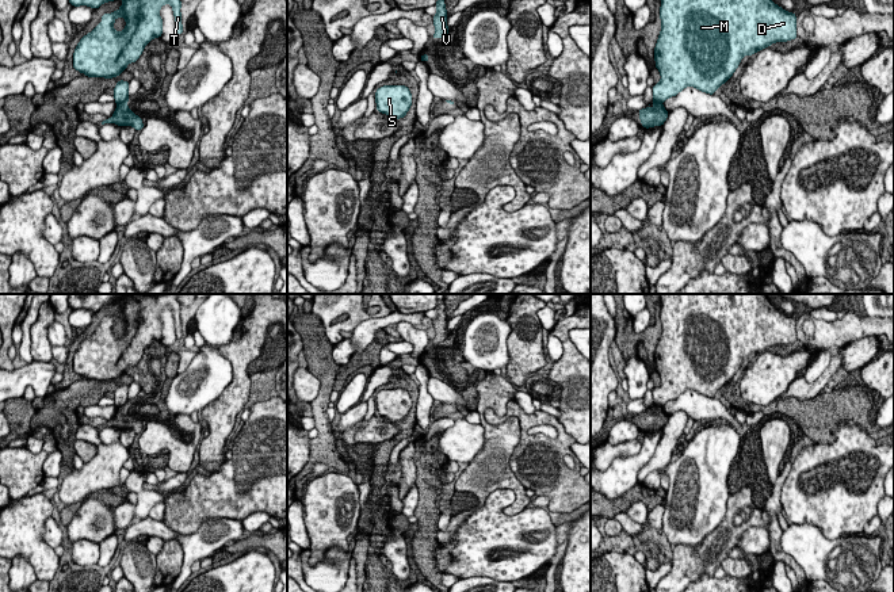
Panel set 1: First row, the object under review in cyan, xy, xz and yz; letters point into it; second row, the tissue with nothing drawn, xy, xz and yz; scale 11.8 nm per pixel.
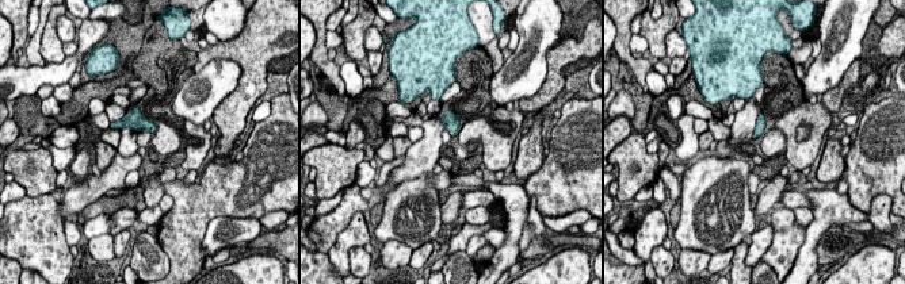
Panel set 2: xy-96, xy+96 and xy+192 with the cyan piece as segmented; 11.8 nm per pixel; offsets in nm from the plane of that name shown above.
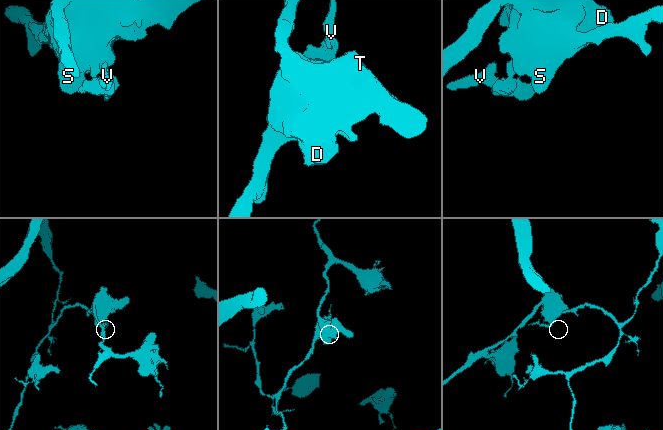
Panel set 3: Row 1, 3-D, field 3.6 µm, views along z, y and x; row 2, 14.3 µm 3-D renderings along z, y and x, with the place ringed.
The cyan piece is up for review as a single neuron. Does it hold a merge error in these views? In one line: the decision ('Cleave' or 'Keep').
Cleave

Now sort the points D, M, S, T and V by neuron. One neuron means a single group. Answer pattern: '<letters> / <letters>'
D M S T / V

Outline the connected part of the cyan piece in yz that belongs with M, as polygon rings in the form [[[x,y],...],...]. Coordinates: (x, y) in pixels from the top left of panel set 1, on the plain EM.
[[[660,294],[660,302],[661,336],[654,363],[661,383],[653,389],[654,408],[676,400],[685,390],[714,398],[744,359],[798,340],[795,317],[776,309],[767,294]]]

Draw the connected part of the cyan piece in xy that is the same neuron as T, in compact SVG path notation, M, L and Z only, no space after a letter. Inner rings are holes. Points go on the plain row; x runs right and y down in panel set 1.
M69 294L73 310L88 309L98 313L103 306L122 302L118 314L104 317L102 326L83 339L73 358L73 371L87 381L116 381L130 366L135 366L144 351L163 337L158 317L164 308L171 308L177 339L182 339L182 305L173 294ZM123 320L123 335L114 333L116 321Z

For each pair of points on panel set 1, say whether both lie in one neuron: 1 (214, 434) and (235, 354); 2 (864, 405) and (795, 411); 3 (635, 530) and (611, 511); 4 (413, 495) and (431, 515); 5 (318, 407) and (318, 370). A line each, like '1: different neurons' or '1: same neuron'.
1: same neuron
2: same neuron
3: different neurons
4: different neurons
5: same neuron

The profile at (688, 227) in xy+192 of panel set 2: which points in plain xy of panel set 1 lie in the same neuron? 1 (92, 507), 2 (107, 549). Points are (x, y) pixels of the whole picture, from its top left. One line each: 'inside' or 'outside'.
1: inside
2: outside

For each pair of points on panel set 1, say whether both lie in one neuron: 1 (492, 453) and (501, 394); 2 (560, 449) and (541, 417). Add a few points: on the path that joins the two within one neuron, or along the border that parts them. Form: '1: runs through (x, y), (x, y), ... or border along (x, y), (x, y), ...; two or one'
1: runs through (492, 436), (481, 419), (481, 408), (485, 404); one
2: runs through (561, 439), (561, 430), (550, 420); one

